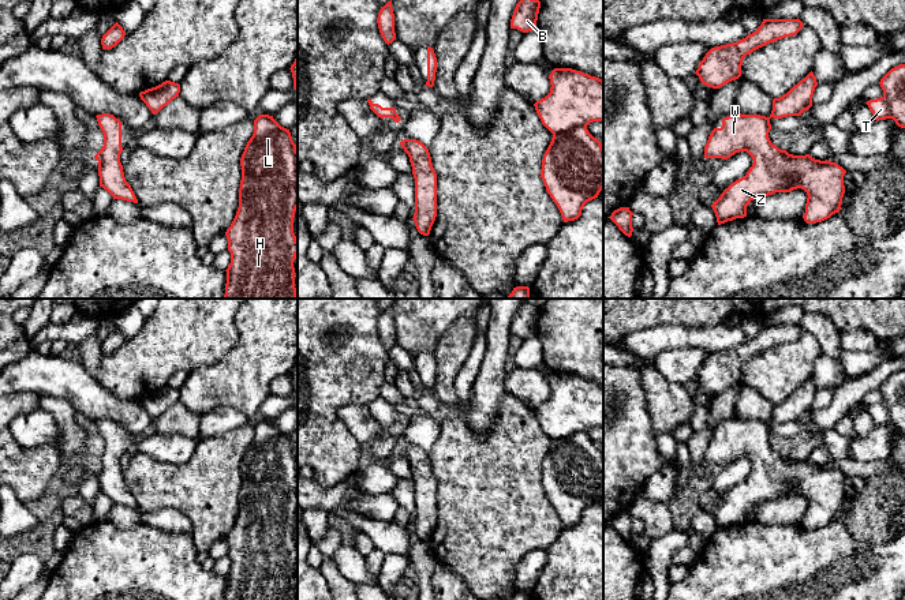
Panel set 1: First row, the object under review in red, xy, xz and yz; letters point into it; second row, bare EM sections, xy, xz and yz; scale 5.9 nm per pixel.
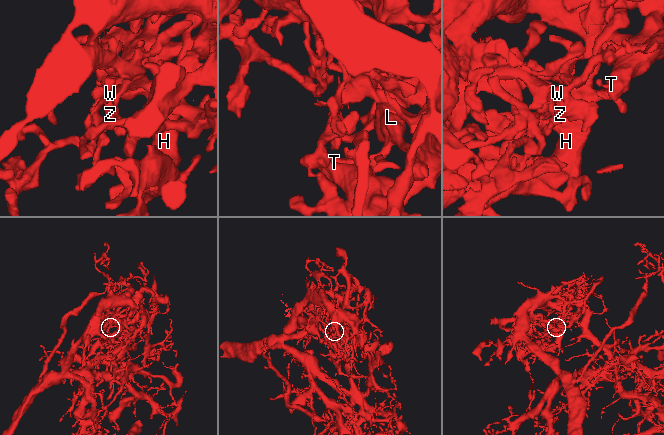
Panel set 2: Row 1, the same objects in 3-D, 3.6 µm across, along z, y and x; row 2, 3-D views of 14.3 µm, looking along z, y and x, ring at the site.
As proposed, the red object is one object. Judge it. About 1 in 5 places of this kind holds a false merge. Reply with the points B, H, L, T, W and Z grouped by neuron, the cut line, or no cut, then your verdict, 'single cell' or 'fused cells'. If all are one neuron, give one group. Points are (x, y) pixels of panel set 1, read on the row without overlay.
B H L T W Z | no cut | single cell

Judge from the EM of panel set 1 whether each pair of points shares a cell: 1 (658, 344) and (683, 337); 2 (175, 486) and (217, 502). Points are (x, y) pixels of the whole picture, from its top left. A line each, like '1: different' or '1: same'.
1: same
2: same

